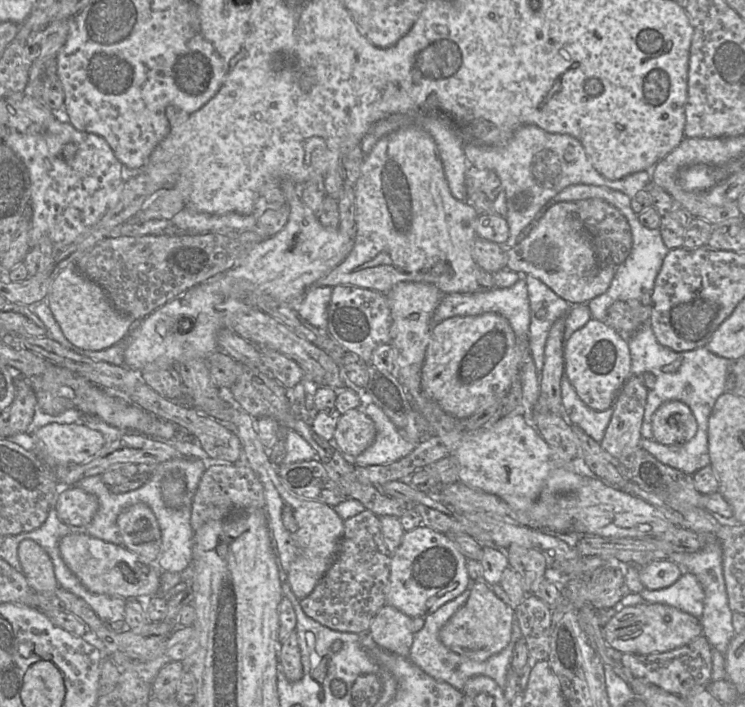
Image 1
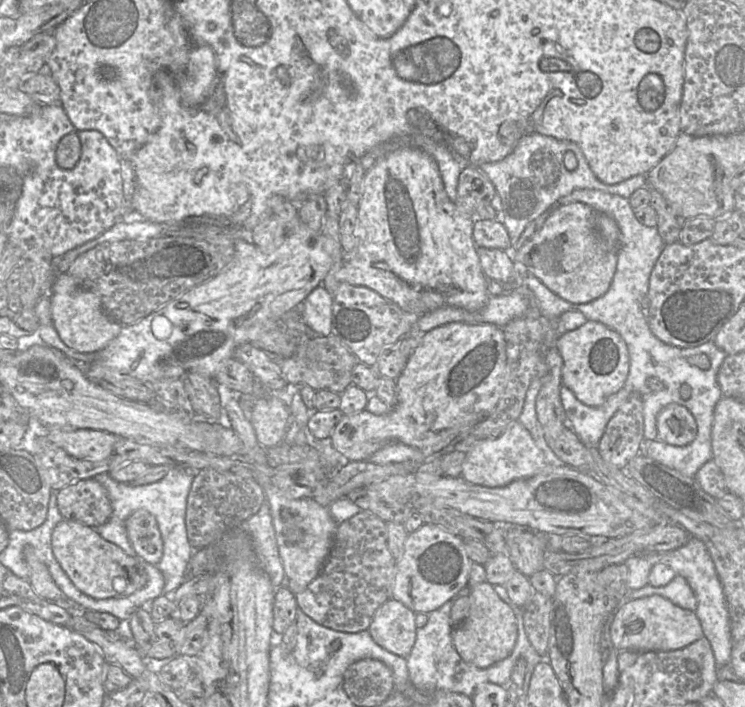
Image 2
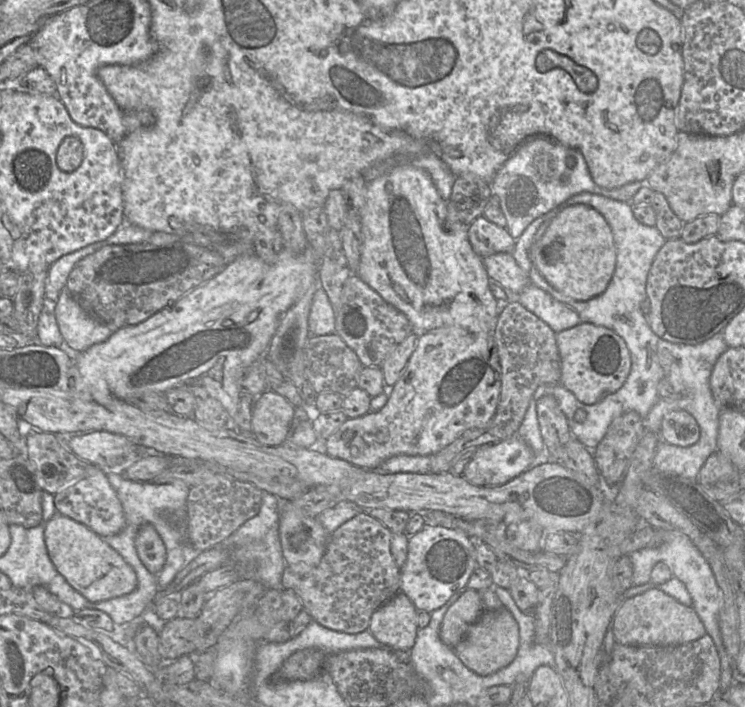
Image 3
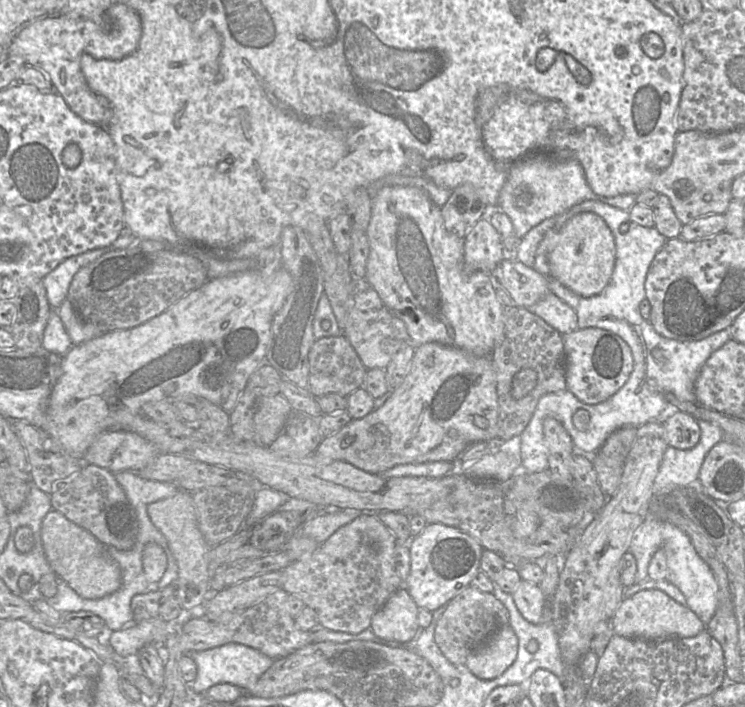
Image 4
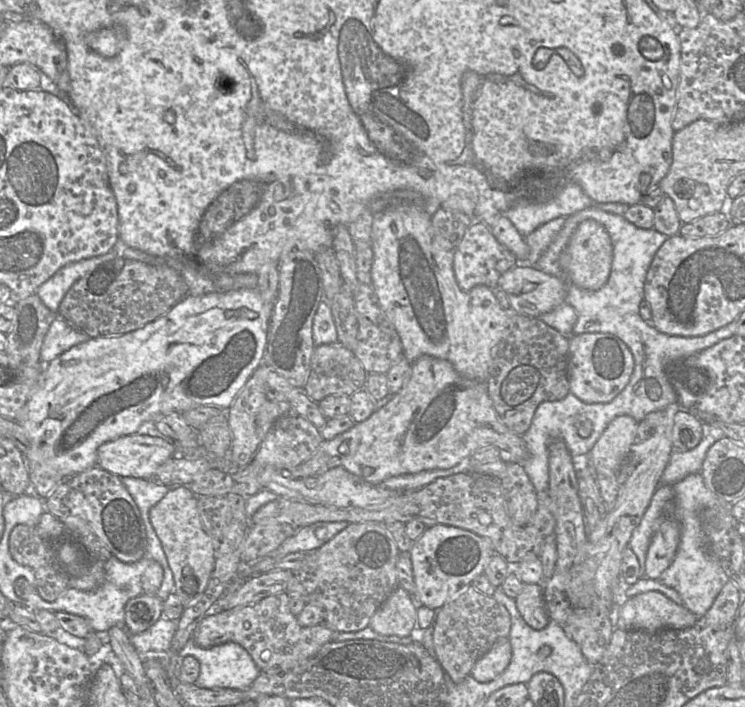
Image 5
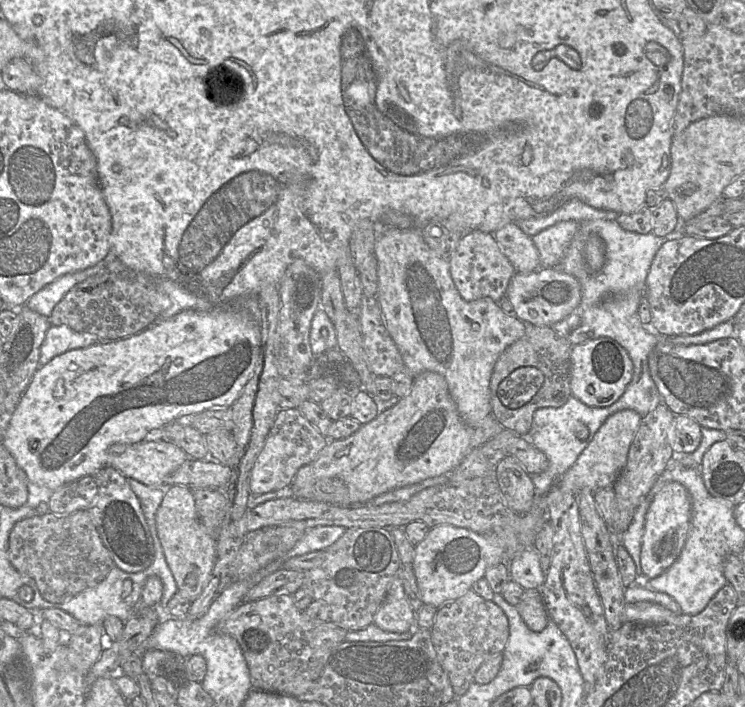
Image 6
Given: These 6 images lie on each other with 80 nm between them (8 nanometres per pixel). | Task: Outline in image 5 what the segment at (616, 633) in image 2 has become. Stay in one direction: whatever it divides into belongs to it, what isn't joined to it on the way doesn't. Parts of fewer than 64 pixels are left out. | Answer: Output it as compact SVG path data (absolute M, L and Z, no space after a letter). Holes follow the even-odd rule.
M648 591L635 595L626 599L621 606L613 605L609 618L614 629L640 629L649 632L656 632L666 628L690 628L698 619L698 617L685 606L676 604L658 591Z

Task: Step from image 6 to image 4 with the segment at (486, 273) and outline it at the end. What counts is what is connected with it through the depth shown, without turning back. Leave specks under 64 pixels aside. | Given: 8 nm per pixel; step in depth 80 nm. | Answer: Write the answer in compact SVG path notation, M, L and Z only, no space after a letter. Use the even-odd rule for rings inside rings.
M482 217L464 238L464 268L490 274L500 262L516 260L518 243L517 237L502 236Z

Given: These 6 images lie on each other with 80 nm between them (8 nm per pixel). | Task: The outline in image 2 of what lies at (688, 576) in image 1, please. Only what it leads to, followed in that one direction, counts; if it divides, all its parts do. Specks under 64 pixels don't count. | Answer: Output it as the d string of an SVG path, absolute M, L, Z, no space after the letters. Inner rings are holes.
M676 575L675 578L665 586L654 587L649 584L641 589L629 590L619 602L625 604L634 599L651 595L661 595L683 609L691 611L696 611L697 609L697 598L692 588L688 581L679 575Z

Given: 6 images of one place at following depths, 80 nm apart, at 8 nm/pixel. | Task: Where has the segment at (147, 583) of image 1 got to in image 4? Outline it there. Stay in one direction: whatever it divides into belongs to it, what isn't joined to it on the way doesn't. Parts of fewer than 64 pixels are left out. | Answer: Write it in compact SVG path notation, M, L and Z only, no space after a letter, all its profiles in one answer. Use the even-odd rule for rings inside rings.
M56 510L49 511L41 525L45 556L56 575L81 597L98 599L117 591L122 583L121 569L106 547L86 529L68 520Z

